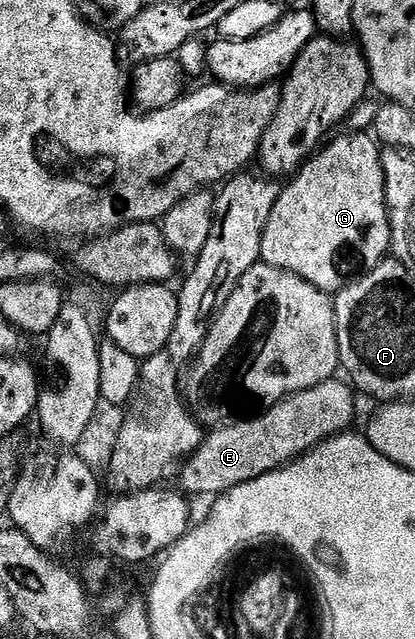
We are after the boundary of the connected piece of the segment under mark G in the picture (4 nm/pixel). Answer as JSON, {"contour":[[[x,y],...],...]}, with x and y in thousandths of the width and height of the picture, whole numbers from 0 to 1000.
{"contour":[[[829,210],[805,224],[786,222],[680,291],[677,305],[663,315],[663,327],[653,327],[653,340],[643,346],[629,379],[627,410],[711,427],[771,455],[795,459],[824,455],[843,440],[877,430],[882,424],[901,424],[918,407],[940,397],[947,383],[937,322],[928,313],[920,232],[896,210]]]}

